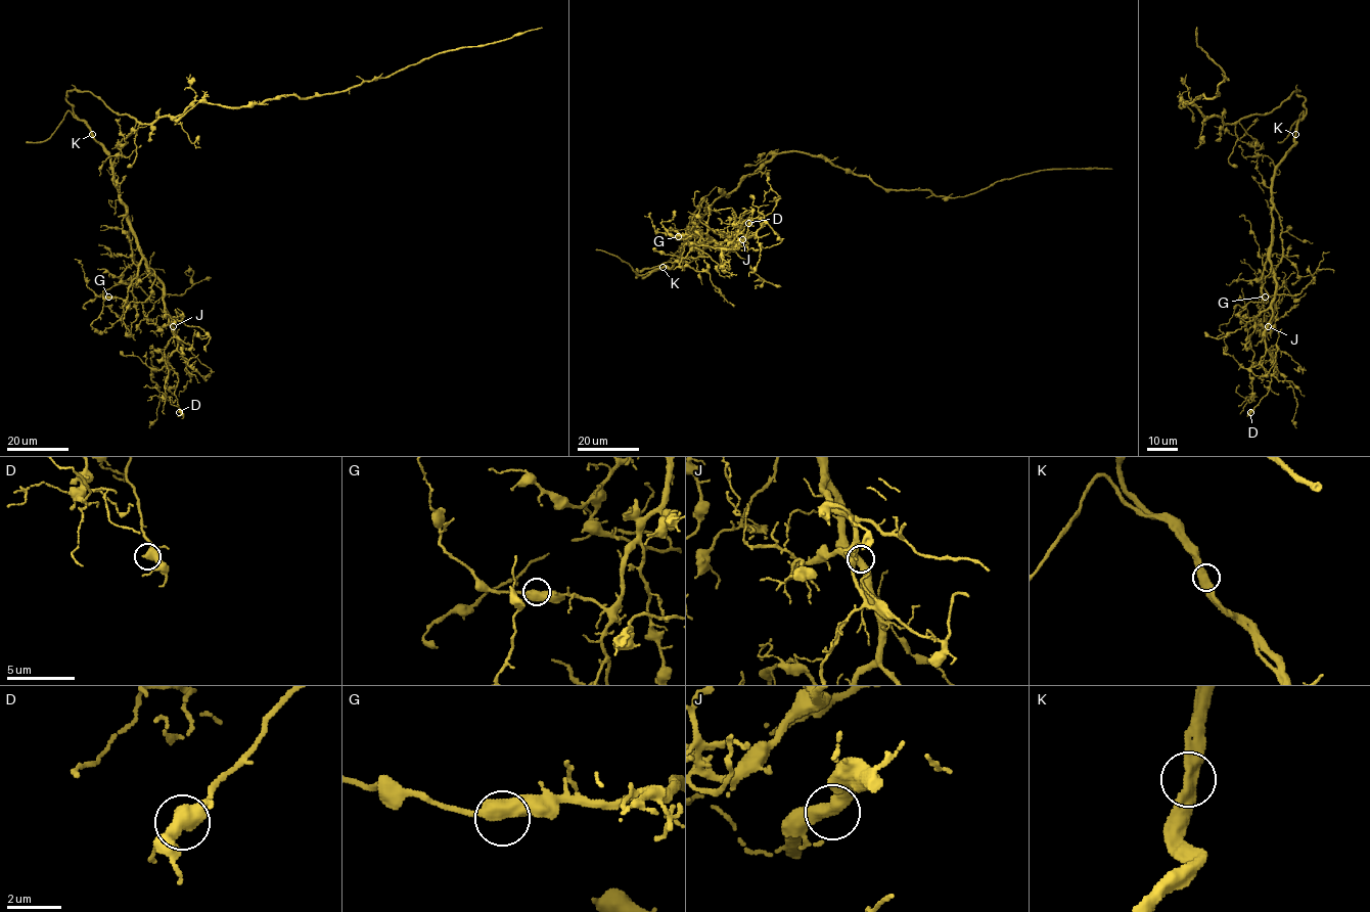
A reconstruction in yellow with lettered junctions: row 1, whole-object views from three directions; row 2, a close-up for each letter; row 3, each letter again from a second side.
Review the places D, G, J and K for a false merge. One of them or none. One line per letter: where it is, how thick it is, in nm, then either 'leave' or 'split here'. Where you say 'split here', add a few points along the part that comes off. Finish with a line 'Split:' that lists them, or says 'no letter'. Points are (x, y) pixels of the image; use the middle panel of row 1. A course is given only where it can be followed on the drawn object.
D: at (748, 223); 480 nm thick; leave
G: at (678, 236); 500 nm thick; leave
J: at (742, 239); 460 nm thick; leave
K: at (663, 267); 480 nm thick; leave
Split: no letter

